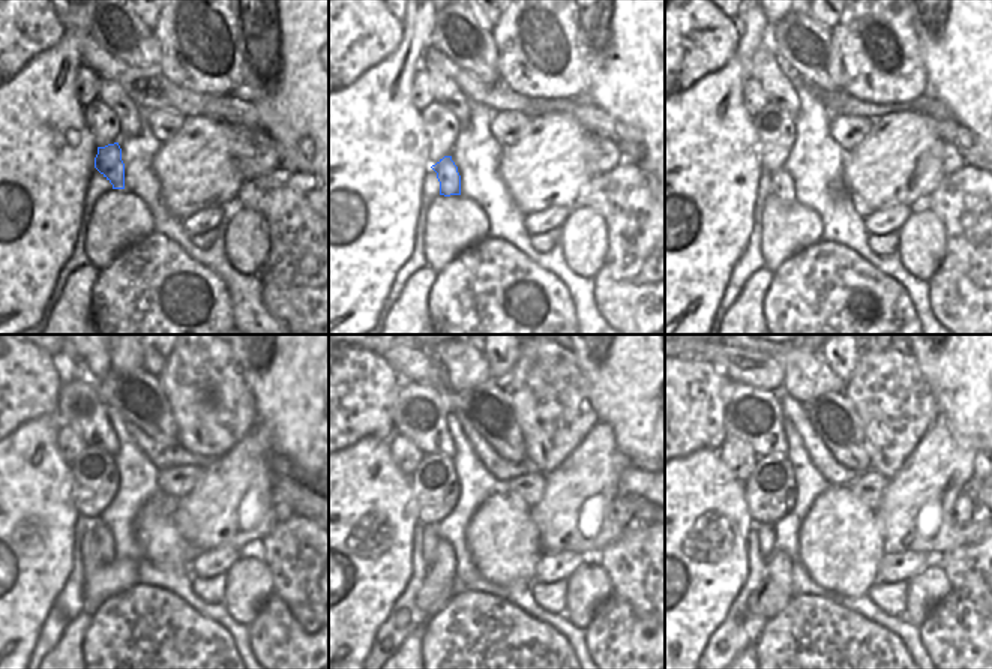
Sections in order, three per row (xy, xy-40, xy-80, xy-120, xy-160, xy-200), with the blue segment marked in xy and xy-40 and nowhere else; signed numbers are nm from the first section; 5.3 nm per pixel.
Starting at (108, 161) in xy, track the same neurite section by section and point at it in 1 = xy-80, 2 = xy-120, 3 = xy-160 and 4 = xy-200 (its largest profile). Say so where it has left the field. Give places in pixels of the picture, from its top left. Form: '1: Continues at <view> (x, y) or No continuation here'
1: Continues at xy-80 (782, 183)
2: Continues at xy-120 (105, 554)
3: Continues at xy-160 (438, 585)
4: Continues at xy-200 (772, 596).

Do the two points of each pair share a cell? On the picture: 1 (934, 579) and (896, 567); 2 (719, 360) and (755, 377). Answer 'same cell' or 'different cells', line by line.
1: different cells
2: same cell

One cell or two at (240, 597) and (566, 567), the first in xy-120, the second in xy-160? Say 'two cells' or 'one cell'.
two cells

